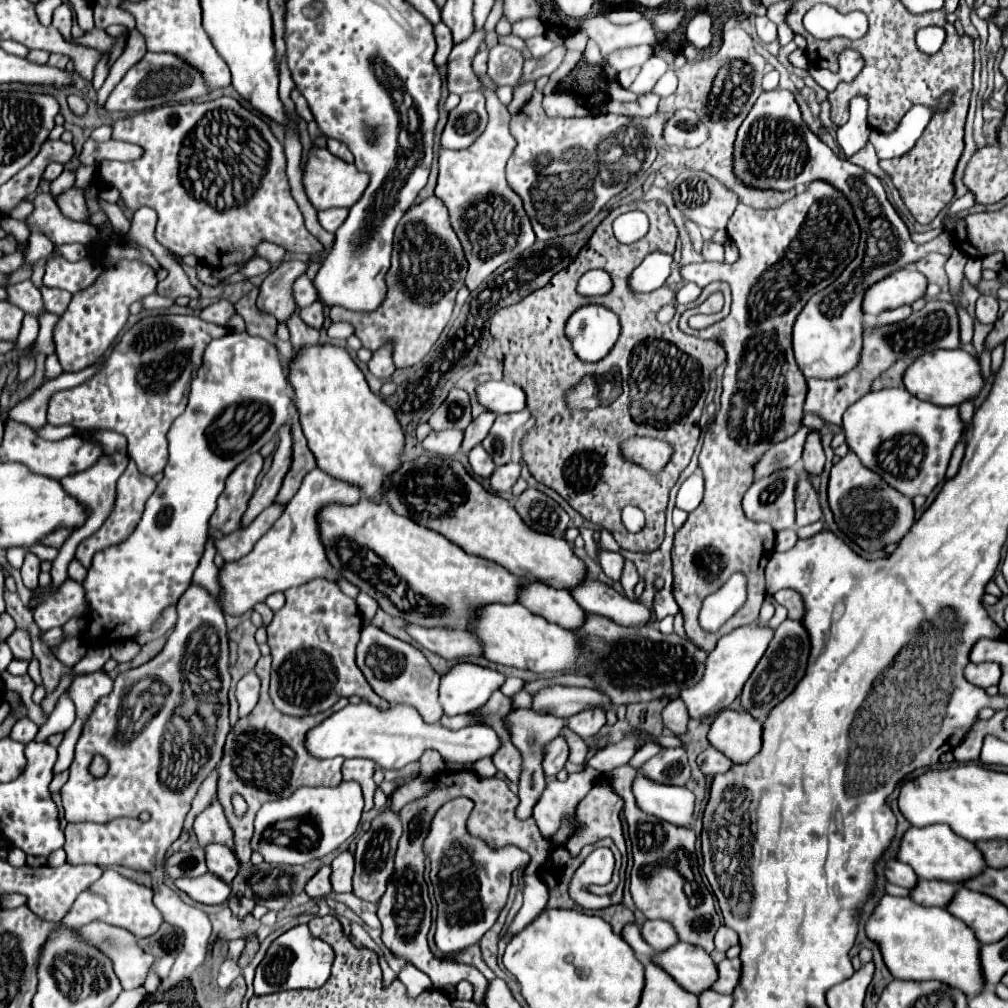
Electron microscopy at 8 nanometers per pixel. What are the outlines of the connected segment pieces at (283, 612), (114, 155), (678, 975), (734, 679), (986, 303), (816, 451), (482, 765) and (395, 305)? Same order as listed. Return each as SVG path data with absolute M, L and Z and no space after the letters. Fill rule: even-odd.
M312 579L306 585L288 589L286 605L274 613L268 625L268 645L272 651L270 697L278 711L294 717L316 715L330 709L340 697L358 695L378 709L388 709L388 701L378 697L360 673L354 653L360 639L362 617L348 595L336 583Z
M89 138L84 143L82 153L78 155L78 159L82 161L82 165L92 165L96 167L100 161L104 159L120 159L120 161L132 161L140 155L140 149L136 145L130 143L116 141L110 139L106 142L97 142Z
M682 941L672 945L672 949L666 949L664 953L654 953L652 963L672 975L678 985L694 995L710 989L710 985L718 977L718 969L710 955L704 949Z
M754 623L754 625L738 627L718 641L716 649L712 649L712 653L708 653L708 657L706 657L704 677L694 687L688 687L680 693L680 697L684 699L684 703L688 707L690 719L714 717L722 709L726 709L742 693L746 679L750 677L750 673L754 671L754 667L762 659L772 635L774 635L774 631L768 625Z
M980 297L978 301L976 301L976 319L980 321L980 323L986 323L986 325L990 325L990 323L994 323L996 319L998 319L998 299L994 299L994 297Z
M810 431L804 443L804 455L802 455L802 463L806 473L810 475L820 475L822 467L824 467L824 449L820 443L820 433L818 431Z
M480 759L474 763L474 771L478 775L484 775L484 777L494 777L496 775L496 767L492 763L492 759Z
M432 195L426 201L410 207L396 227L392 243L392 265L384 277L388 287L384 303L370 313L332 307L330 317L332 321L350 321L356 329L356 337L372 353L392 341L394 365L398 369L412 367L424 359L450 321L456 293L464 287L466 271L468 263L460 241L450 227L448 209L438 197Z

